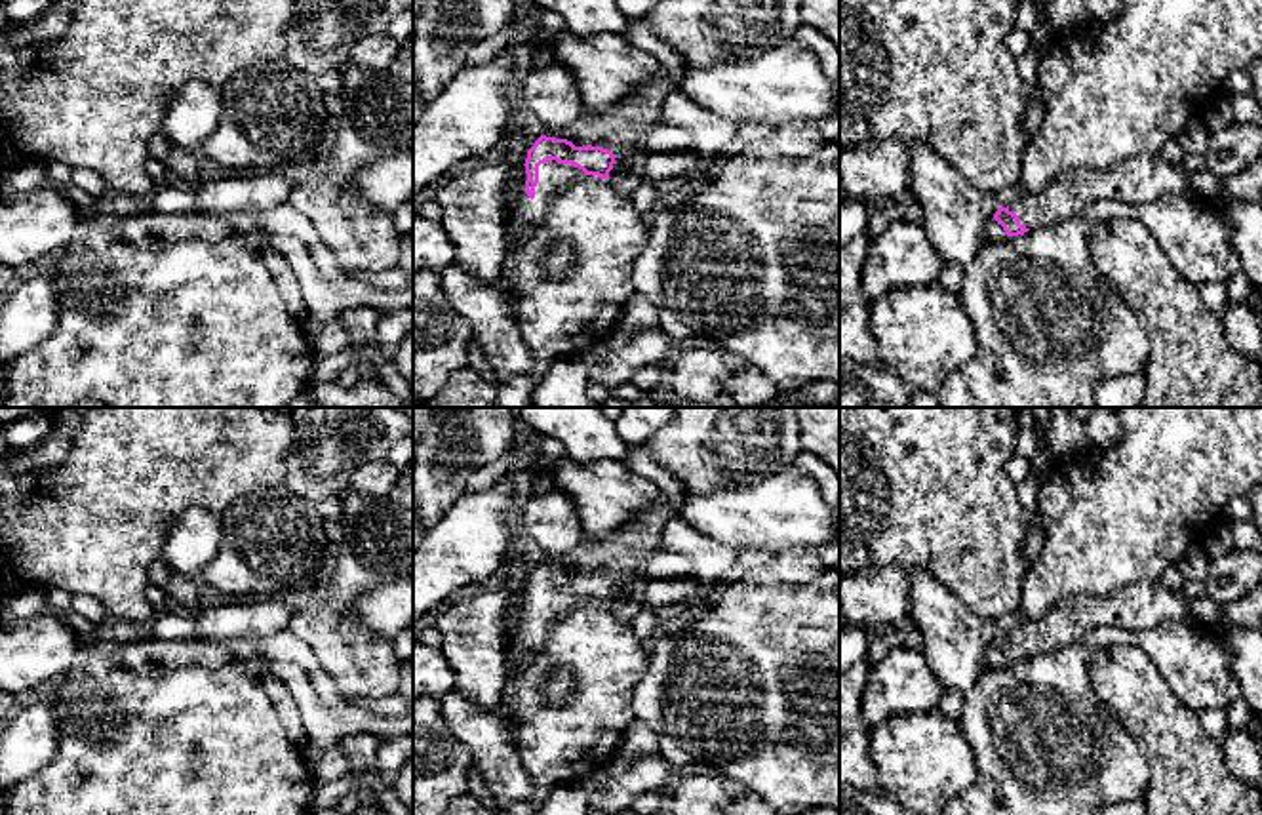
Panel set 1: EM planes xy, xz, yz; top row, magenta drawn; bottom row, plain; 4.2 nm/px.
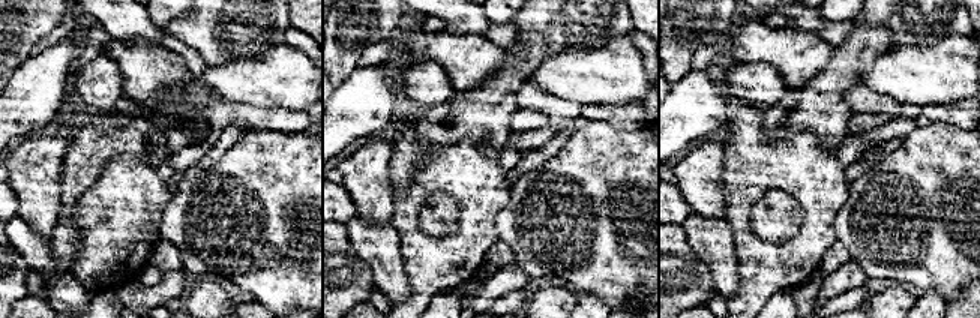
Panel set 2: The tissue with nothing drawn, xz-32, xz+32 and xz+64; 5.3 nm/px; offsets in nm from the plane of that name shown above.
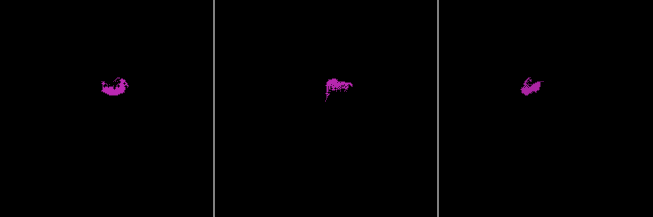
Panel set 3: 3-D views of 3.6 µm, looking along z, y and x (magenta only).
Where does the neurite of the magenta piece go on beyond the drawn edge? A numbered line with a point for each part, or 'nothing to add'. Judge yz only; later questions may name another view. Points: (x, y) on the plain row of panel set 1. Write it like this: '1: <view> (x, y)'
1: yz (1141, 606)
2: yz (992, 655)

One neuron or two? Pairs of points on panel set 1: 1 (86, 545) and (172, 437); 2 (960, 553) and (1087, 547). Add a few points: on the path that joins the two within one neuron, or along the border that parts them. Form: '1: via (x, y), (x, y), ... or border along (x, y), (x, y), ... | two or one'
1: via (99, 518), (120, 488), (145, 463) | one
2: border along (1030, 566), (1023, 579), (1021, 606), (1017, 610) | two

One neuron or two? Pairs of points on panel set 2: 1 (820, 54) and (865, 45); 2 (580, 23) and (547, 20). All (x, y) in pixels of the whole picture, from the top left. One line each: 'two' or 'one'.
1: two
2: one

